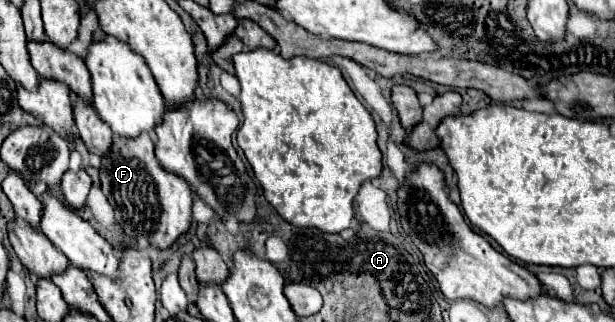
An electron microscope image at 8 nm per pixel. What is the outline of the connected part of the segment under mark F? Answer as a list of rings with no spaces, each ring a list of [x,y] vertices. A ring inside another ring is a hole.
[[[148,134],[134,140],[116,140],[114,152],[102,160],[100,168],[102,190],[110,200],[116,222],[132,240],[148,238],[152,246],[166,250],[192,226],[192,190],[190,186],[170,172],[166,172],[154,154],[154,142]]]

